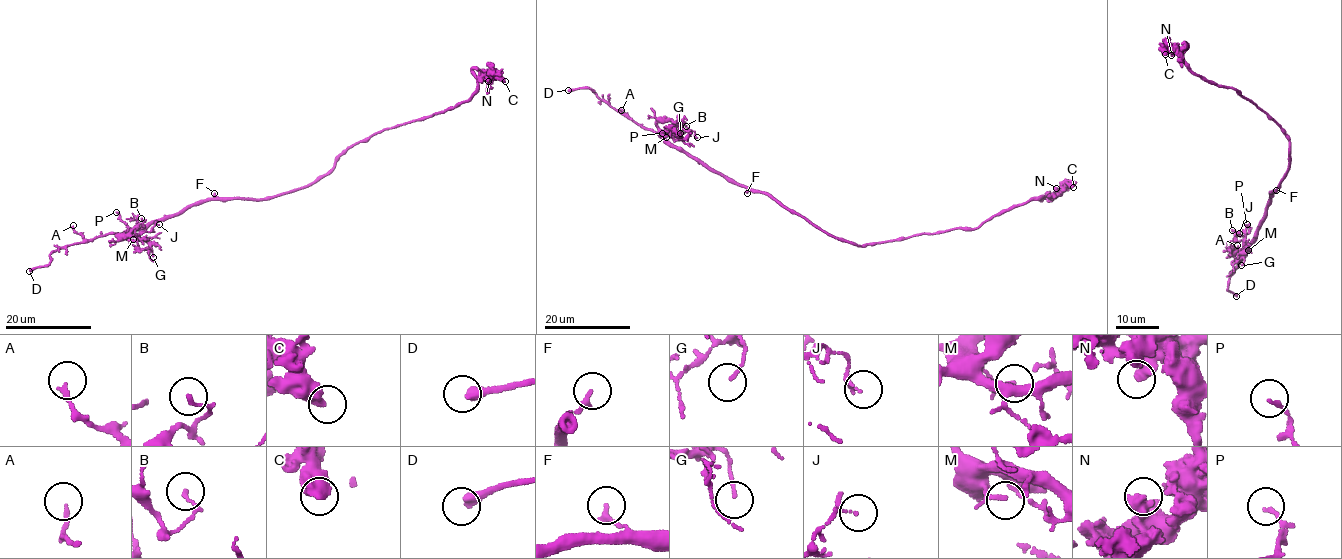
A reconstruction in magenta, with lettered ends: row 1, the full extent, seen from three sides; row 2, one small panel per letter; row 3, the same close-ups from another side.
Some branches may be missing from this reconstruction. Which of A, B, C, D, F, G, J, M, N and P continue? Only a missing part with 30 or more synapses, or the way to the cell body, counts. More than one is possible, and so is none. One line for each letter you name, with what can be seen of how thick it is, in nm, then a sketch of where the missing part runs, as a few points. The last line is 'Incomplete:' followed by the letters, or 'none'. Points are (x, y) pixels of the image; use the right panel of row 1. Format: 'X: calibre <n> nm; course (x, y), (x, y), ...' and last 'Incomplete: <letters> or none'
D: calibre 360 nm
Incomplete: D

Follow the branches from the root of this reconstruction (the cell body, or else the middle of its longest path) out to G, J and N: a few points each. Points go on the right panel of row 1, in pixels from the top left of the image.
G: (1285, 177), (1279, 189), (1270, 192), (1264, 220), (1257, 235), (1242, 250), (1246, 250), (1241, 265)
J: (1285, 177), (1279, 189), (1270, 192), (1257, 235), (1244, 249), (1231, 247), (1239, 233)
N: (1285, 177), (1289, 147), (1280, 127), (1232, 88), (1212, 83), (1195, 74), (1177, 50), (1171, 55)

